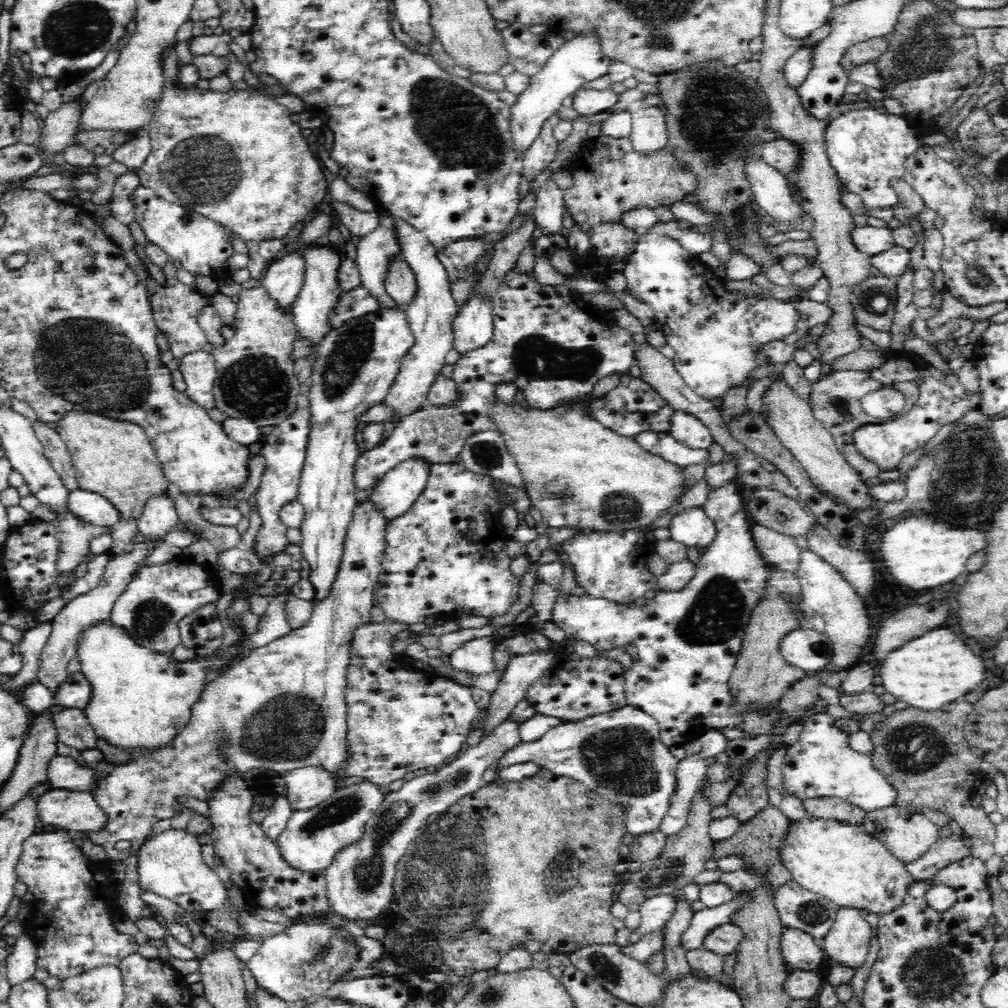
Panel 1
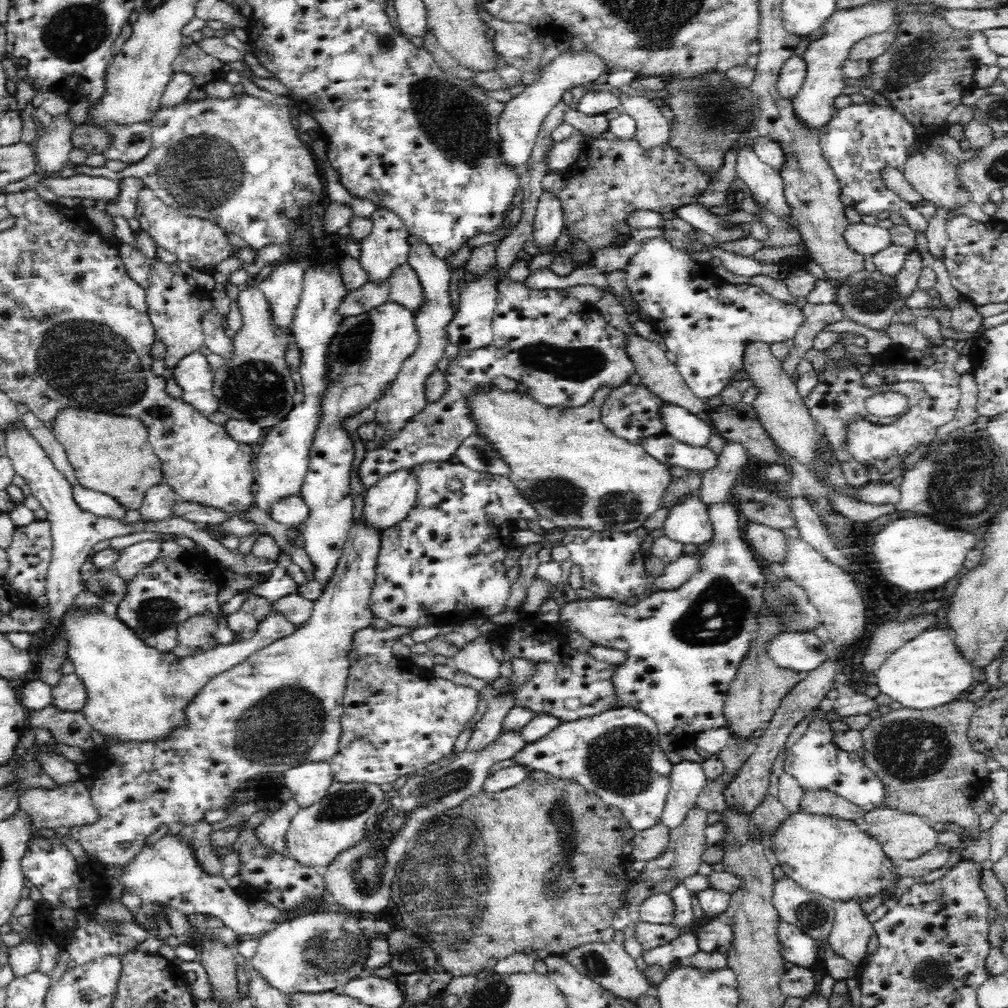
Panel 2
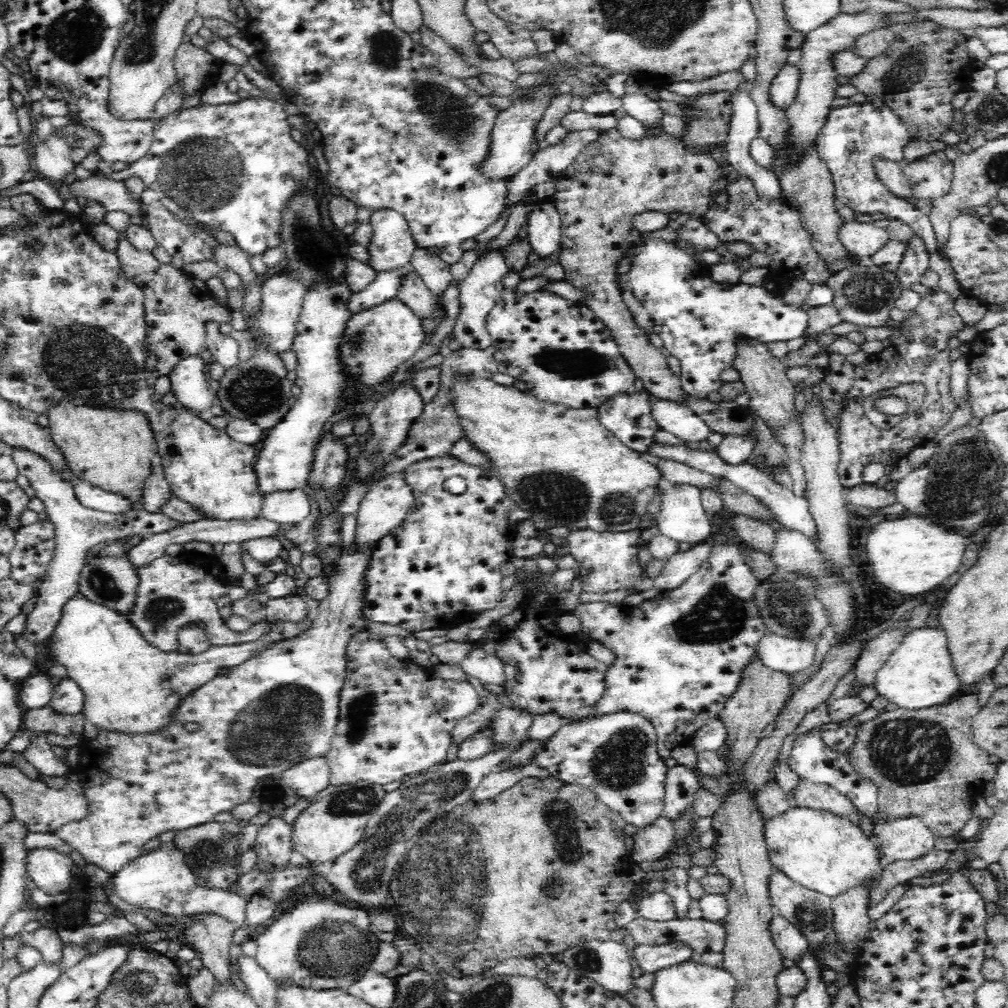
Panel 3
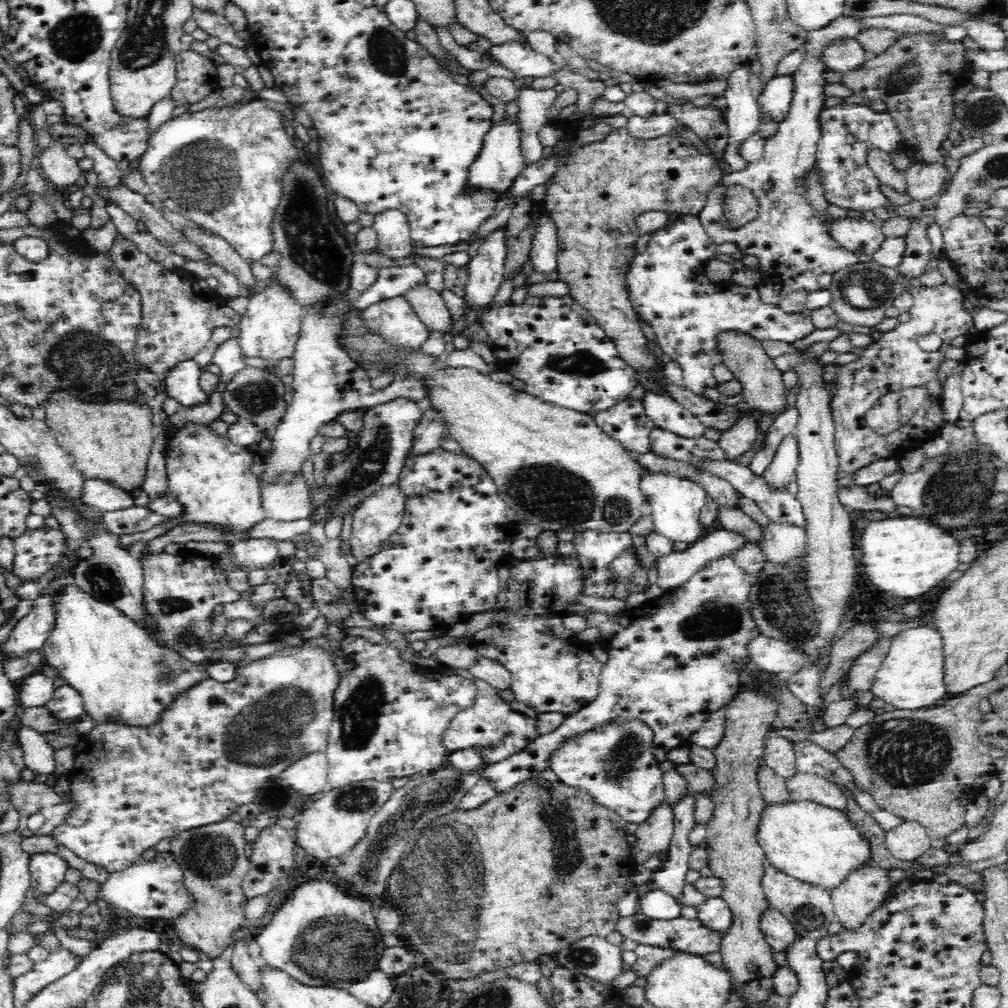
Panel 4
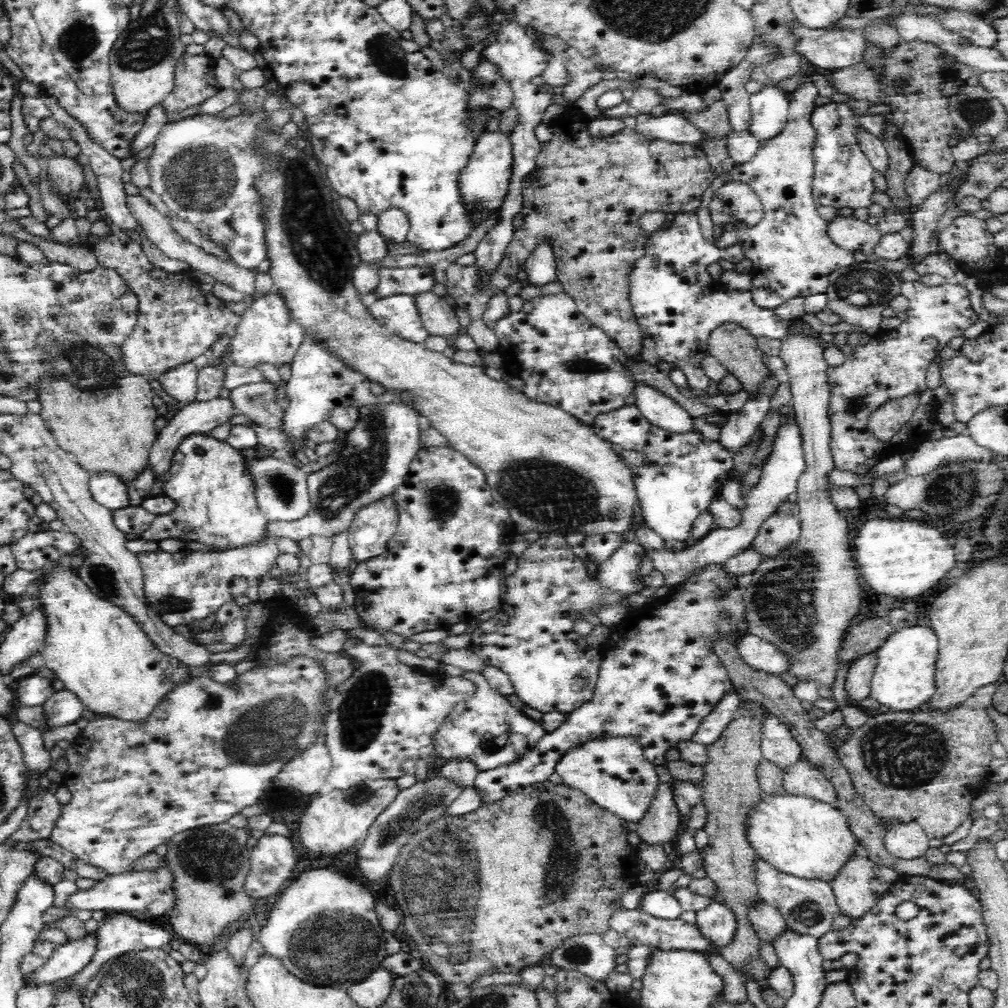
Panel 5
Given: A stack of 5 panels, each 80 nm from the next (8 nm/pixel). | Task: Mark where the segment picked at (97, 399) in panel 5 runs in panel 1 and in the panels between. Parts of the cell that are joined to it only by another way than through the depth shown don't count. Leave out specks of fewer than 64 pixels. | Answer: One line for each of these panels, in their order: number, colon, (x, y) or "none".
1: (113, 457)
2: (111, 454)
3: (112, 447)
4: (111, 441)

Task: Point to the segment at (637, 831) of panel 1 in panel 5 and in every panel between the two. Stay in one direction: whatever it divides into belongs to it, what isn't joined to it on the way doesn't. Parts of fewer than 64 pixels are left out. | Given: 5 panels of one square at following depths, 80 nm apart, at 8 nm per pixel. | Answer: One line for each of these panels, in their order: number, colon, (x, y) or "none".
2: (616, 754)
3: (616, 757)
4: (614, 763)
5: (613, 773)

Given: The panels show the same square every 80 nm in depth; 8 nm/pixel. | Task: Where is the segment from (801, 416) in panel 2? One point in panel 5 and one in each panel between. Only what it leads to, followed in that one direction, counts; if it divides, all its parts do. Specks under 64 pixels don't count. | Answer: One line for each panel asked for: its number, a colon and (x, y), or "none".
3: (771, 393)
4: (763, 387)
5: (733, 346)

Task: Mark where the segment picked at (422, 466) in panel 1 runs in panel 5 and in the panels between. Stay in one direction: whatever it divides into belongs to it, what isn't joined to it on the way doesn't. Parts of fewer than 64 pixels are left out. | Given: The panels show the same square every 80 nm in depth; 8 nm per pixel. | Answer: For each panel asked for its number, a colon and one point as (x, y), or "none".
2: (388, 502)
3: (385, 507)
4: (379, 516)
5: (370, 532)

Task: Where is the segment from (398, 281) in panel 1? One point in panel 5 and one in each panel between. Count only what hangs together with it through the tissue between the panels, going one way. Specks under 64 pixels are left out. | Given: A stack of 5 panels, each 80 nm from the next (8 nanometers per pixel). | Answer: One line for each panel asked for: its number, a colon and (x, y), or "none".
2: (405, 289)
3: (414, 293)
4: (428, 304)
5: (439, 318)

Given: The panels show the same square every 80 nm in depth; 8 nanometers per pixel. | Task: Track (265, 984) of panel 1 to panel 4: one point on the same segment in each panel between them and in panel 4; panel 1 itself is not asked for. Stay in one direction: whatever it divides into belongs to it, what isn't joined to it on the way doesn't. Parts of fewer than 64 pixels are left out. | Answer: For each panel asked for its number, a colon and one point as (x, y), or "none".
2: (318, 951)
3: (320, 944)
4: (321, 935)

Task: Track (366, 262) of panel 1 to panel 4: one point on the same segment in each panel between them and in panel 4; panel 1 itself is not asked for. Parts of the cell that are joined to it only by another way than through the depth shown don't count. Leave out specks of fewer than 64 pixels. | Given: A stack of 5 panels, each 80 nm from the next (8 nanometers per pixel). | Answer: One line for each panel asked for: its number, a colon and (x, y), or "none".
2: (386, 247)
3: (392, 244)
4: (393, 232)

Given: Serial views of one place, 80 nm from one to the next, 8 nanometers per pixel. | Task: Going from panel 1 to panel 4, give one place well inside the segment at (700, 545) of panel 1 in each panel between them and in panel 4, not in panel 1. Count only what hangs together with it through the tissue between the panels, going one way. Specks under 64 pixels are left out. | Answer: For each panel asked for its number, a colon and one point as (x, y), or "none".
2: (688, 522)
3: (682, 518)
4: (676, 503)

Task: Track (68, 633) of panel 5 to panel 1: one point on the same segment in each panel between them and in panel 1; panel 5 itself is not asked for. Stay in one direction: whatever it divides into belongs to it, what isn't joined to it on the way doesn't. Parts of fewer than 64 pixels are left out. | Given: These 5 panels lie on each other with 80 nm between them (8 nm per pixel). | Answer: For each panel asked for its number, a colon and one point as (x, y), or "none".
1: (139, 698)
2: (134, 692)
3: (129, 685)
4: (124, 676)

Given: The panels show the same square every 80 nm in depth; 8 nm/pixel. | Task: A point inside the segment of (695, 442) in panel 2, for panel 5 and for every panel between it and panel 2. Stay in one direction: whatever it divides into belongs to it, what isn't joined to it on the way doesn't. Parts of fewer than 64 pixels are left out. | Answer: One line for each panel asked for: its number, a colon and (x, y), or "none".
3: (676, 418)
4: (666, 413)
5: (662, 411)

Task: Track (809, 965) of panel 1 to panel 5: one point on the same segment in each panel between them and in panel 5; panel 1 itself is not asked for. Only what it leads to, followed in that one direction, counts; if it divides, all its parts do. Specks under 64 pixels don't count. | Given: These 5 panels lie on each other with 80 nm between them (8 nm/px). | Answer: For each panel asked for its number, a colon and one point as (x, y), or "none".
2: (797, 947)
3: (791, 943)
4: (779, 933)
5: (768, 923)

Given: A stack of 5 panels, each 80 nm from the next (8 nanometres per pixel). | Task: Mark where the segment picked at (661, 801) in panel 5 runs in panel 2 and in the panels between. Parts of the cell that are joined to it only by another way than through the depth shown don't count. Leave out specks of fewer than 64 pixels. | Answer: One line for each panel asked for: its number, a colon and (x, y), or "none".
2: (648, 844)
3: (652, 842)
4: (653, 836)

